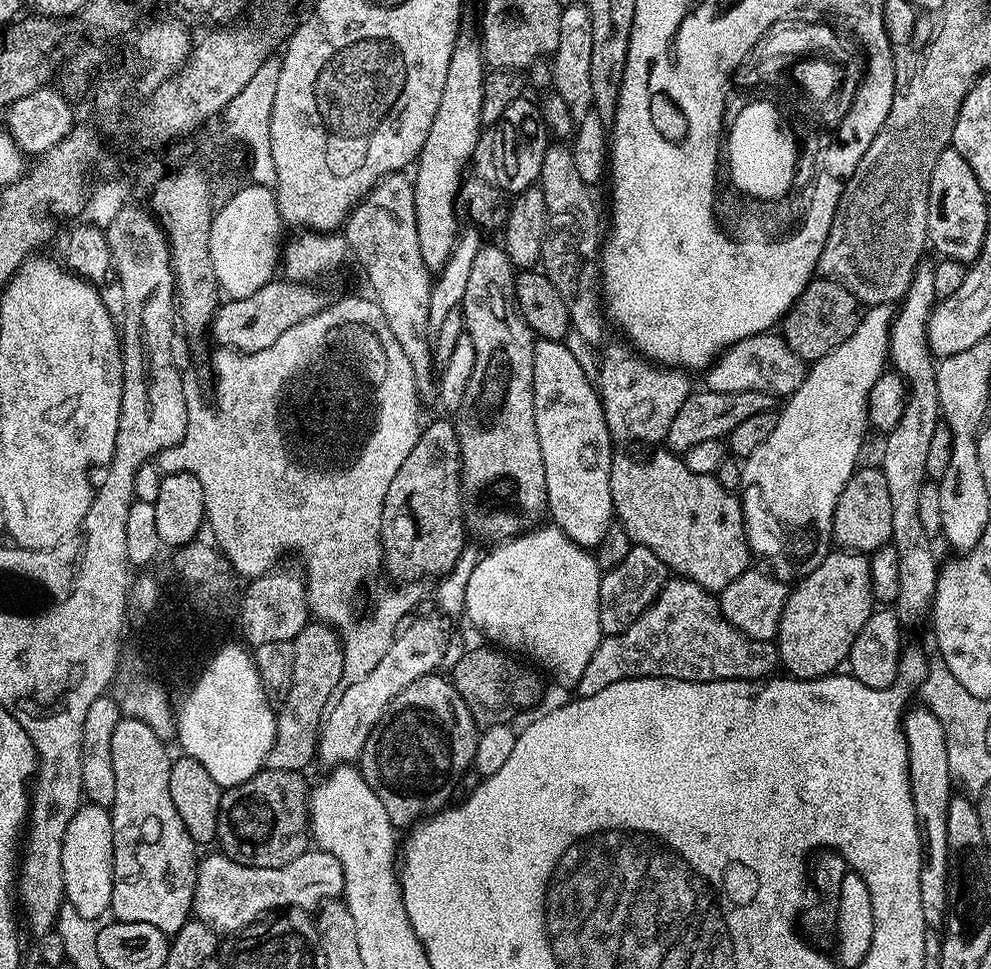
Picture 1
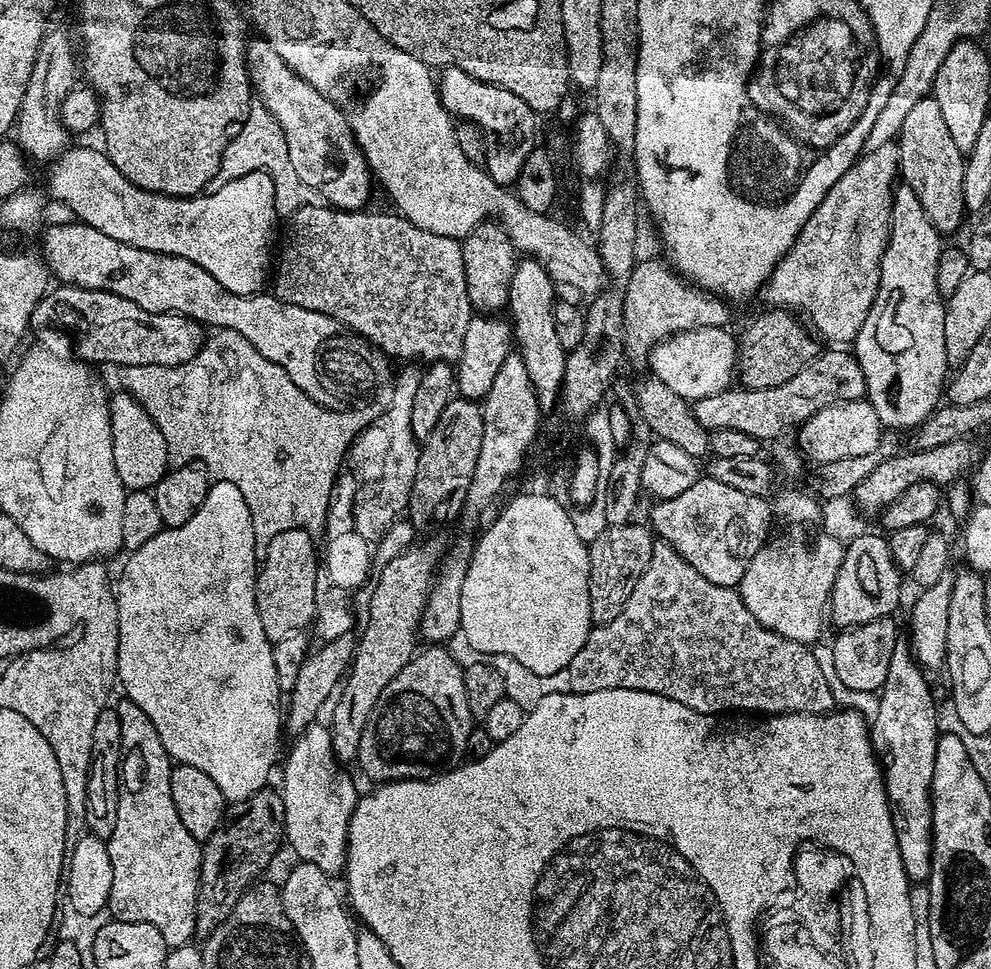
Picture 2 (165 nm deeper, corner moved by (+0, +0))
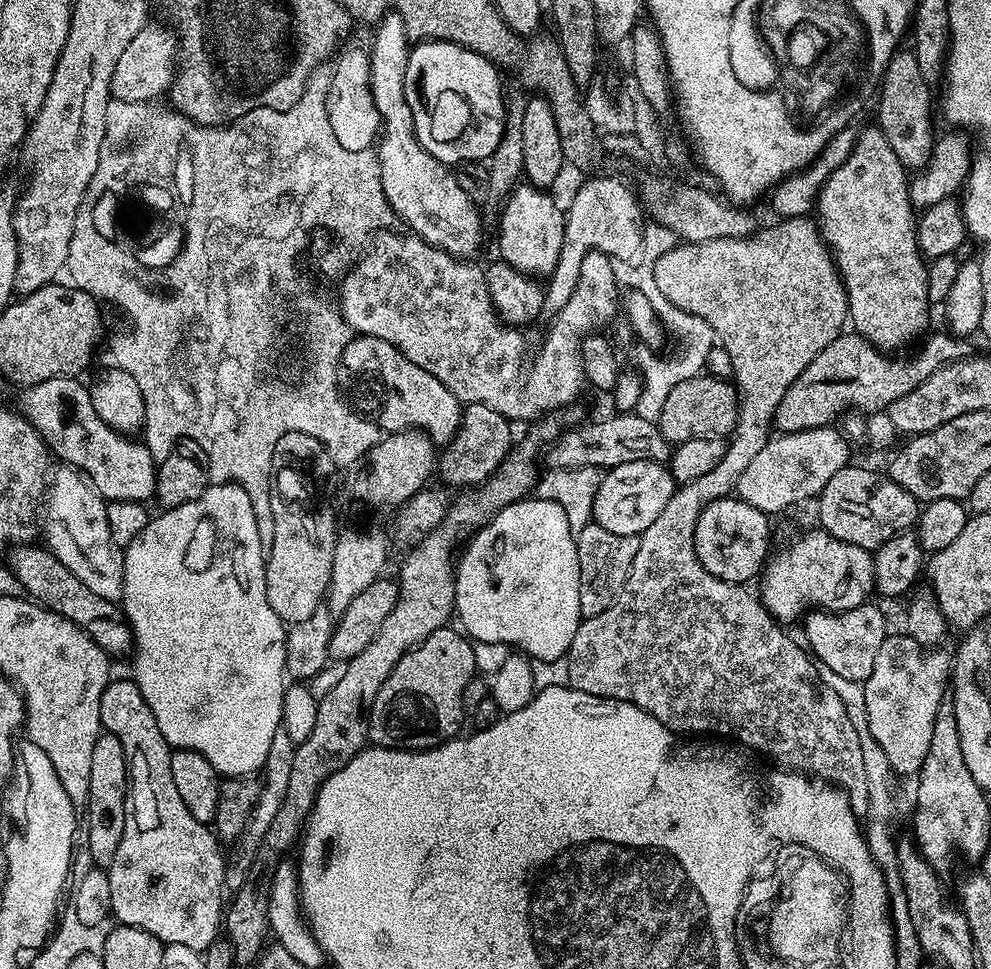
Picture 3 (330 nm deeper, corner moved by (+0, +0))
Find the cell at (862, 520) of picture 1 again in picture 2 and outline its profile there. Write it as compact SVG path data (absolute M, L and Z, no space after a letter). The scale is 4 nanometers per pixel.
M960 439L952 442L946 442L945 445L935 446L934 449L917 450L901 450L896 456L886 458L884 462L874 467L862 482L858 483L854 491L854 501L856 507L861 513L876 512L883 513L886 506L890 506L890 502L894 502L894 498L898 498L898 494L902 494L902 490L910 490L910 486L914 486L919 480L922 482L930 482L931 484L939 484L941 486L951 486L961 479L960 476L964 471L971 469L974 464L974 456L972 460L972 448L968 445L967 439Z

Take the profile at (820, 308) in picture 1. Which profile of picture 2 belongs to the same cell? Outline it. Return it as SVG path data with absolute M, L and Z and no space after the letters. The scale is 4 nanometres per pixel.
M787 310L768 311L772 312L750 321L748 329L738 336L736 370L739 383L746 388L782 386L782 382L794 378L798 370L802 370L818 355L817 337L793 313Z

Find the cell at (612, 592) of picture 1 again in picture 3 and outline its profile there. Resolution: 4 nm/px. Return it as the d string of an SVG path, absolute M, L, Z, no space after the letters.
M595 522L588 525L580 532L575 533L576 549L578 550L578 602L580 603L581 617L597 616L610 606L622 594L626 586L626 578L630 578L630 566L634 566L634 554L638 554L640 545L639 536L623 536L612 534L604 530Z

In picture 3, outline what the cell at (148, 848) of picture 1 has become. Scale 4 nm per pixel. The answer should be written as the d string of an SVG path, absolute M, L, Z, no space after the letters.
M109 679L100 703L103 731L114 734L129 757L130 807L126 830L122 830L122 842L118 842L114 862L106 869L110 878L111 915L120 924L154 934L154 938L158 938L163 945L190 946L190 950L203 953L222 932L222 913L226 908L226 856L222 850L220 853L222 844L217 833L209 825L198 822L198 818L186 810L186 802L182 802L170 774L173 749L166 738L162 738L162 730L158 730L158 722L154 722L154 714L150 714L150 706L146 706L146 698L142 698L142 690L138 690L135 679L127 679Z

